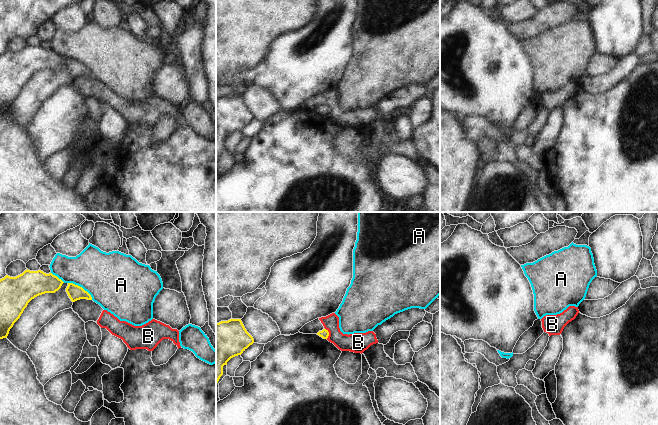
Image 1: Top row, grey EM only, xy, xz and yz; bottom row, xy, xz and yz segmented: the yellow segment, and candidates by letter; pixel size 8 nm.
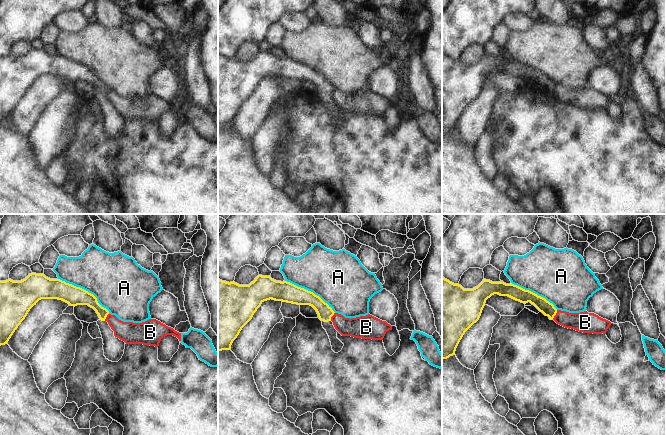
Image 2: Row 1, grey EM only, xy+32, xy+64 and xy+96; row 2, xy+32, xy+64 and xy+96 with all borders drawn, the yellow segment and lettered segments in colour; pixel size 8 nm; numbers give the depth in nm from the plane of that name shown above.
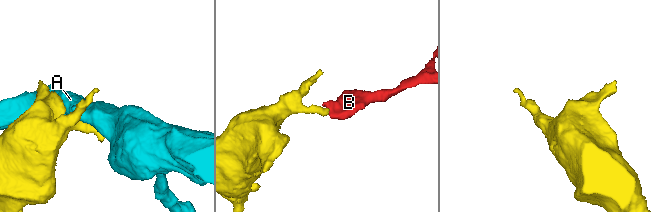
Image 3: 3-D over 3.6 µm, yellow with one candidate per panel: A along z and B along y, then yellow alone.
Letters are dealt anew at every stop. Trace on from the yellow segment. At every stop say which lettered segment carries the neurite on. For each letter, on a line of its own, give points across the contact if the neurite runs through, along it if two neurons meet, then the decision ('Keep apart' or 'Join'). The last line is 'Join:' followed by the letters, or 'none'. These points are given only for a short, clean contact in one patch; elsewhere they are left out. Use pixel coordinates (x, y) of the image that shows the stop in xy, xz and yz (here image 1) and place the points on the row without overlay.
A: Keep apart
B: Boundary: xz (325, 104), (328, 108), (327, 114). Keep apart
Join: none.

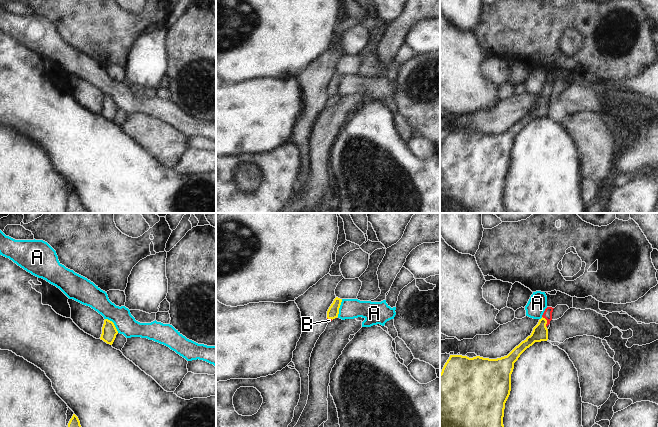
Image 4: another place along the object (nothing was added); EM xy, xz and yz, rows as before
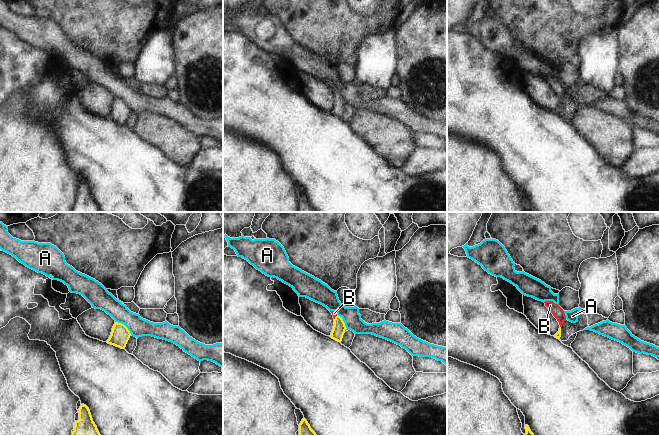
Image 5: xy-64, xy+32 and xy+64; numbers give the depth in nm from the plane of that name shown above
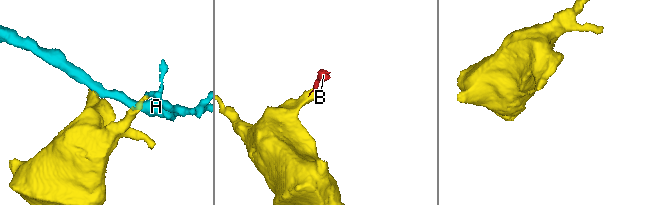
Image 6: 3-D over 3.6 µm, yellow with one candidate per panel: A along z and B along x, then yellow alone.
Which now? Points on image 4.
A: Boundary: xy (105, 94), (113, 99), (118, 108). Keep apart
B: Path across: yz (540, 108), (541, 103), (546, 98), (547, 90). Join
Join: B.

